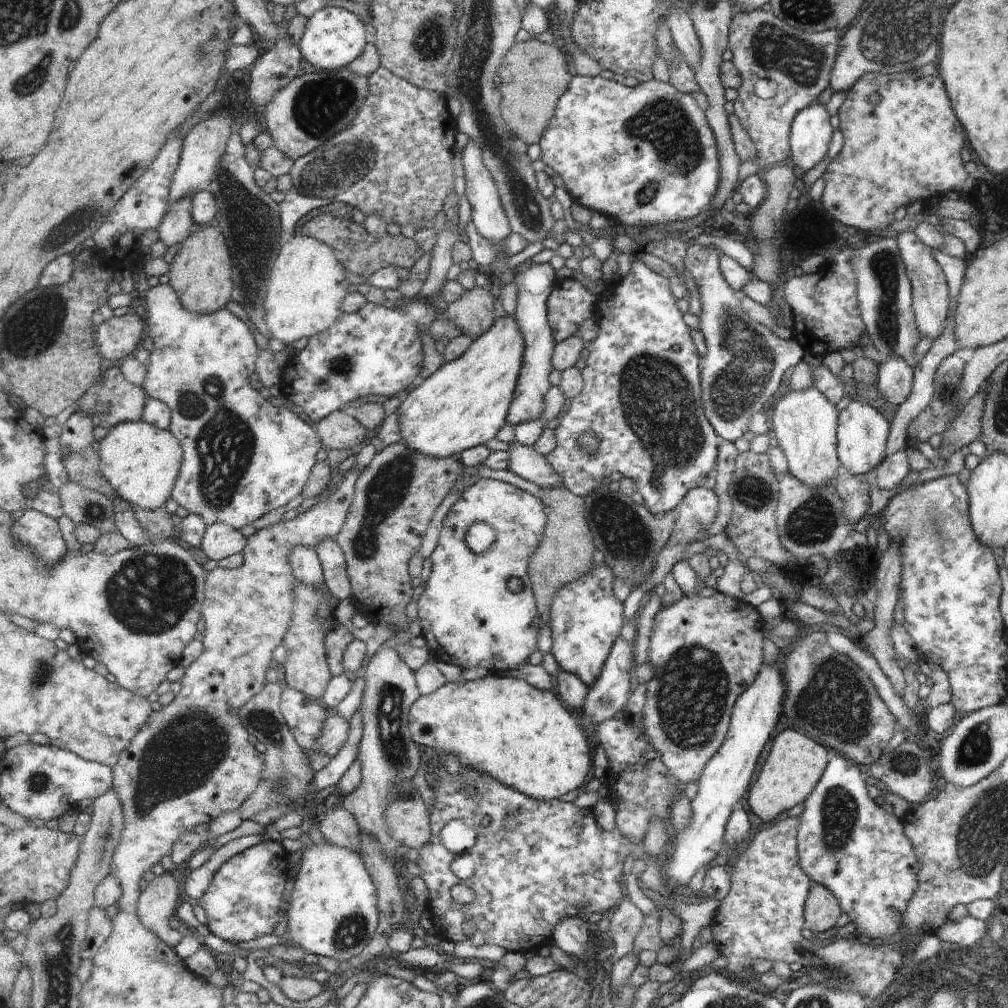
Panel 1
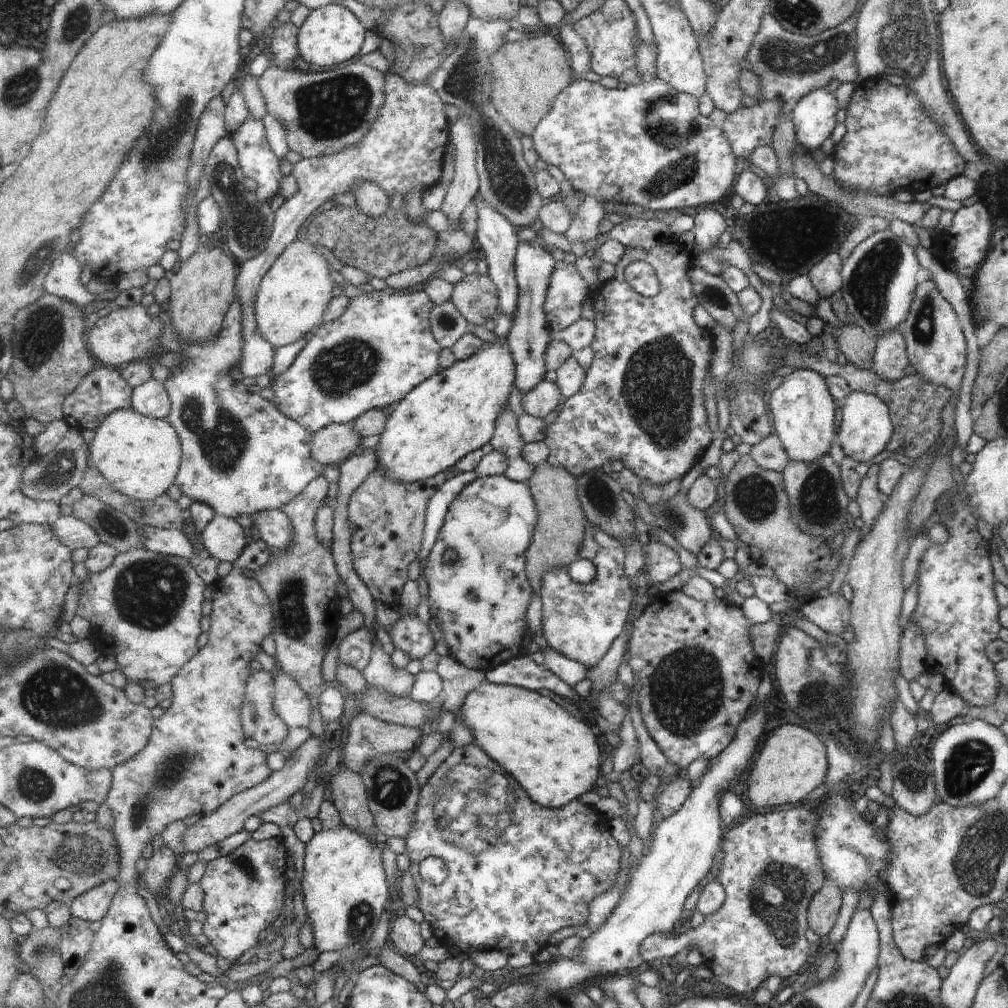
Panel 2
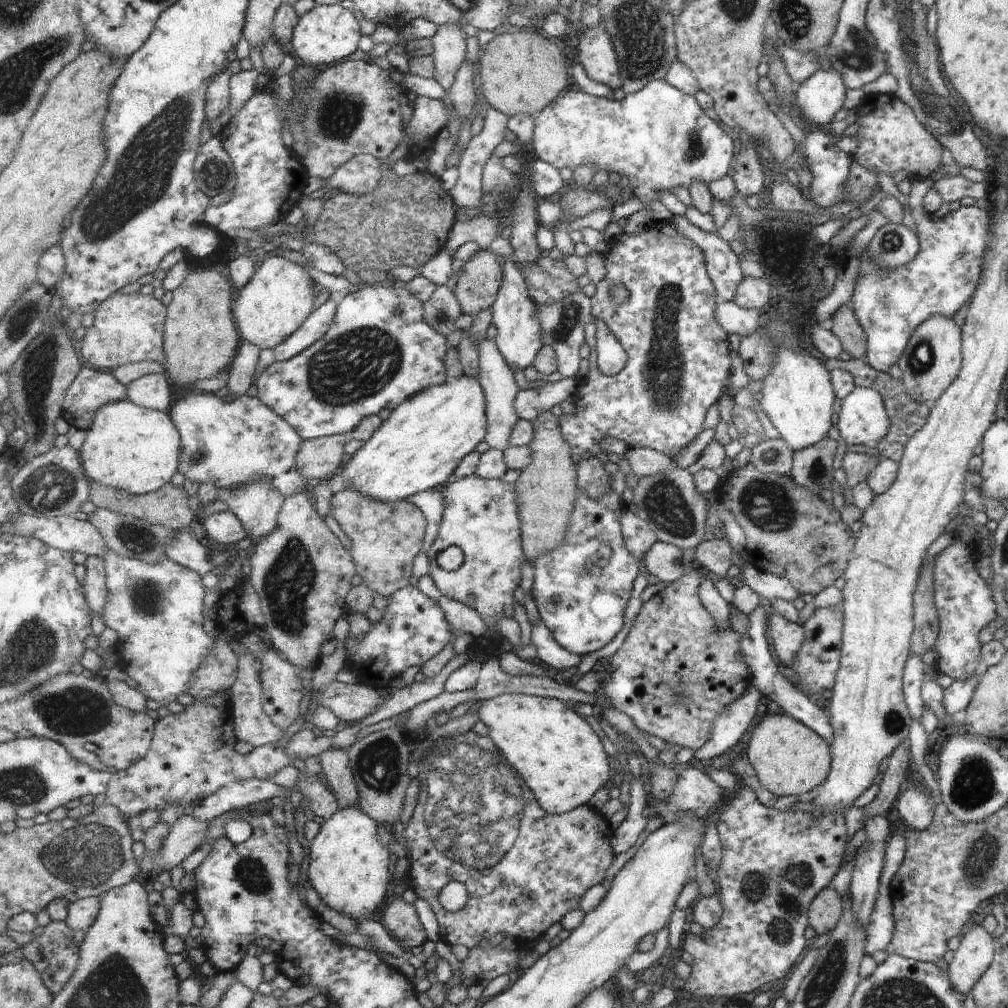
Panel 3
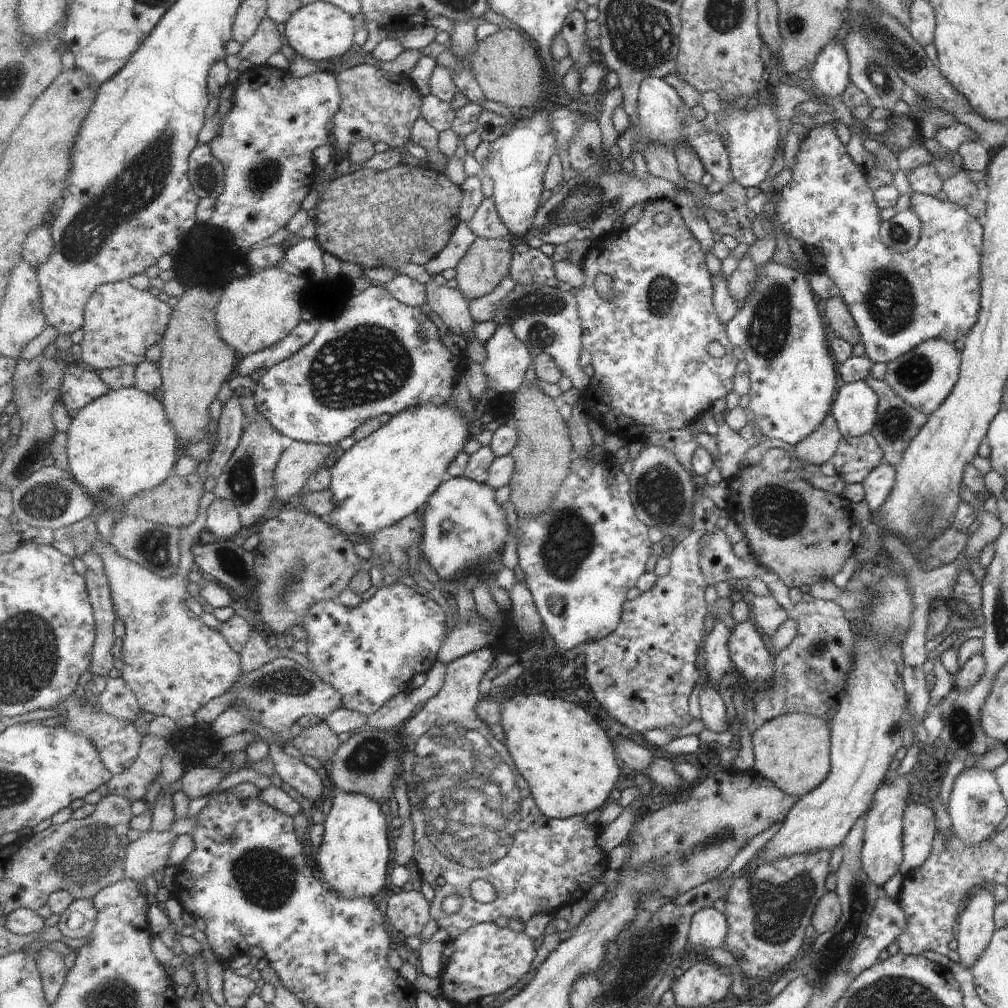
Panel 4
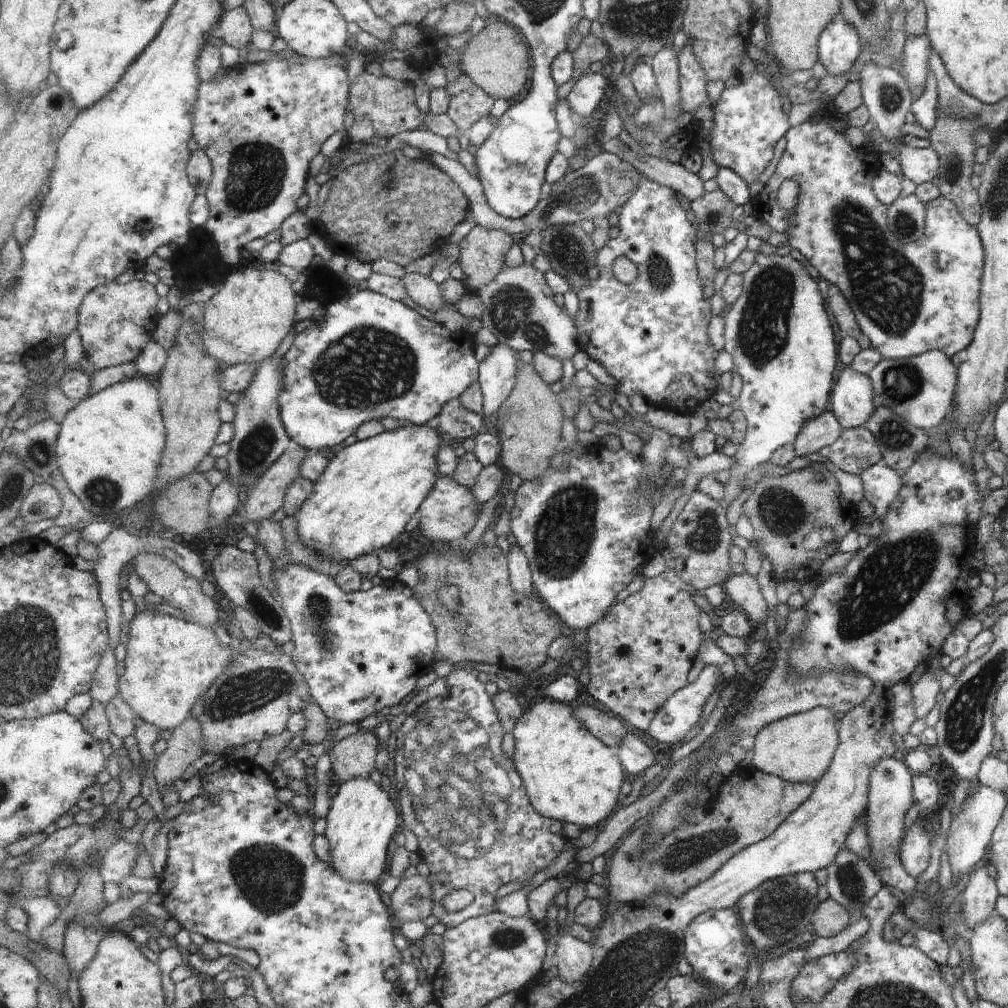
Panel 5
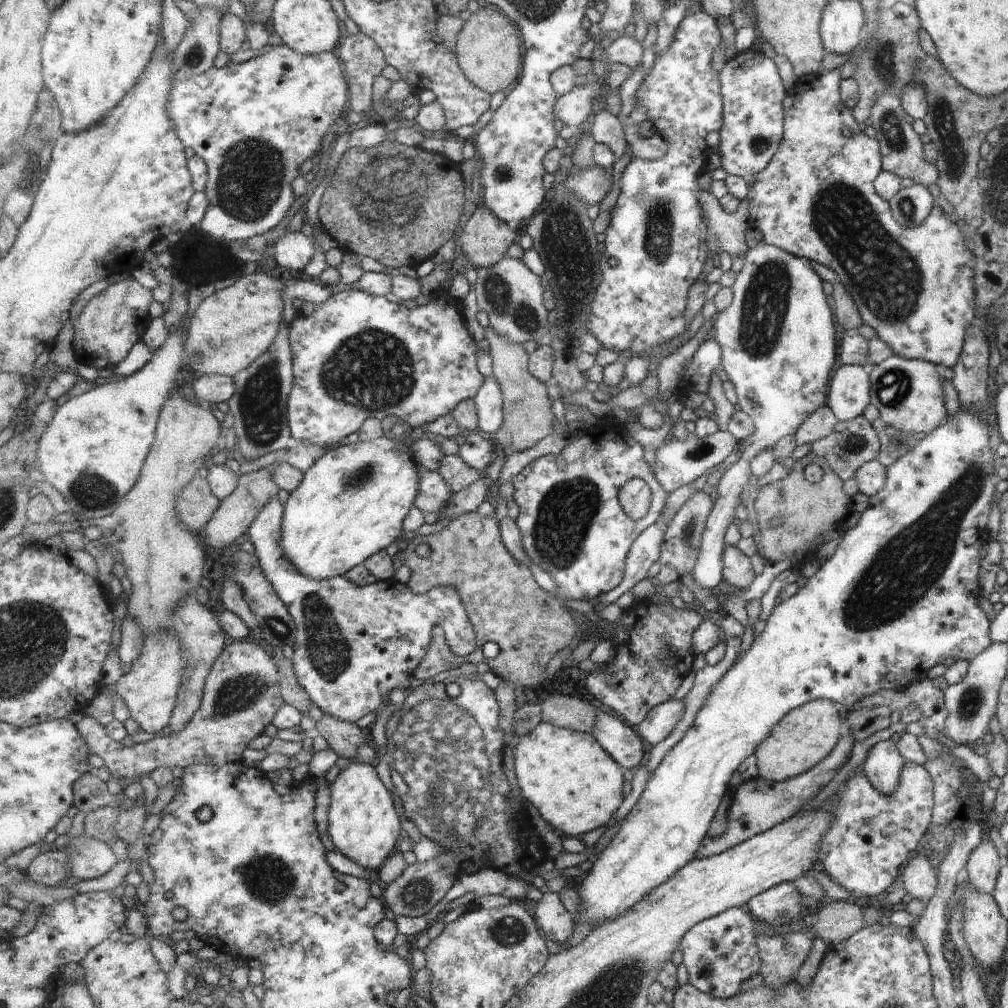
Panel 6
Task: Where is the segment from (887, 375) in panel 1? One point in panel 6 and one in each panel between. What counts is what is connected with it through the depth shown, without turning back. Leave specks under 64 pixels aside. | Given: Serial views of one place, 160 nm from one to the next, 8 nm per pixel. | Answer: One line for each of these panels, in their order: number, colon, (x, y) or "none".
2: (889, 358)
3: (888, 305)
4: (896, 300)
5: (923, 296)
6: (815, 198)

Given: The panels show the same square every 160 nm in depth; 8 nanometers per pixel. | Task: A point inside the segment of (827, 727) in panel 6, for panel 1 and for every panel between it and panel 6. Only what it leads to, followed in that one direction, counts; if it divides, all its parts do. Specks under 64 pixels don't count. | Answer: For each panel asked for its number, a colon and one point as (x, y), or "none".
1: (794, 765)
2: (792, 762)
3: (788, 758)
4: (791, 751)
5: (798, 748)

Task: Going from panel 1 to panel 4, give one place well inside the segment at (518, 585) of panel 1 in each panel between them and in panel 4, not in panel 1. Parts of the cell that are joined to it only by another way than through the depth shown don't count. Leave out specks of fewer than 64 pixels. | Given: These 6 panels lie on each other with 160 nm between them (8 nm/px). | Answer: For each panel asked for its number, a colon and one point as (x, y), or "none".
2: (490, 525)
3: (482, 516)
4: (472, 546)

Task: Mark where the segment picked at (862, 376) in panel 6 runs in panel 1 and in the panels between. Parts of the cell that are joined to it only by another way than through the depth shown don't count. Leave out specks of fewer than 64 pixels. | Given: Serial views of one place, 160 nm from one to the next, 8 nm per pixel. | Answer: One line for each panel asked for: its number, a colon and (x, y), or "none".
1: (861, 432)
2: (864, 429)
3: (862, 419)
4: (854, 410)
5: (850, 401)

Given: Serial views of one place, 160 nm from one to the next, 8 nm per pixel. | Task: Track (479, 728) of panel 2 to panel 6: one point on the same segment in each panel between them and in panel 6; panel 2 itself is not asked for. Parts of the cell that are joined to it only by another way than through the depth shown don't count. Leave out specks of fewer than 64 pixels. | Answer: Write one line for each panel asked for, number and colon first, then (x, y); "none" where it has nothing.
3: (559, 754)
4: (571, 766)
5: (570, 776)
6: (576, 786)

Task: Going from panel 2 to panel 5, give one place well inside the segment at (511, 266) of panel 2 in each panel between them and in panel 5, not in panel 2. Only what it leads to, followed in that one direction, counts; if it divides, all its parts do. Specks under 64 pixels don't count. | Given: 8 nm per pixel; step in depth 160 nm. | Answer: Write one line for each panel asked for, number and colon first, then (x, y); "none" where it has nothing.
3: (519, 337)
4: (508, 359)
5: (498, 372)

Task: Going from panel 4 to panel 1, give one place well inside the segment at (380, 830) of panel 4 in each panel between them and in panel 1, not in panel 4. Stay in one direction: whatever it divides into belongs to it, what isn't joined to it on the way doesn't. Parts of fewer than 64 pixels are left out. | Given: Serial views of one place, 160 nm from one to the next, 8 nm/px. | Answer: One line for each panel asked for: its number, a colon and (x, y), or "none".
1: (333, 912)
2: (345, 891)
3: (348, 863)

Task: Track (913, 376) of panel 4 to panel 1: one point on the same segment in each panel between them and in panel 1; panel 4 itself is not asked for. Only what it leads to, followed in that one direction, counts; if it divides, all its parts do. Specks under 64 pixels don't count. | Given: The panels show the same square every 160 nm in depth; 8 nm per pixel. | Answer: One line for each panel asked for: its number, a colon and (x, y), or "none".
1: (930, 299)
2: (935, 347)
3: (931, 358)

